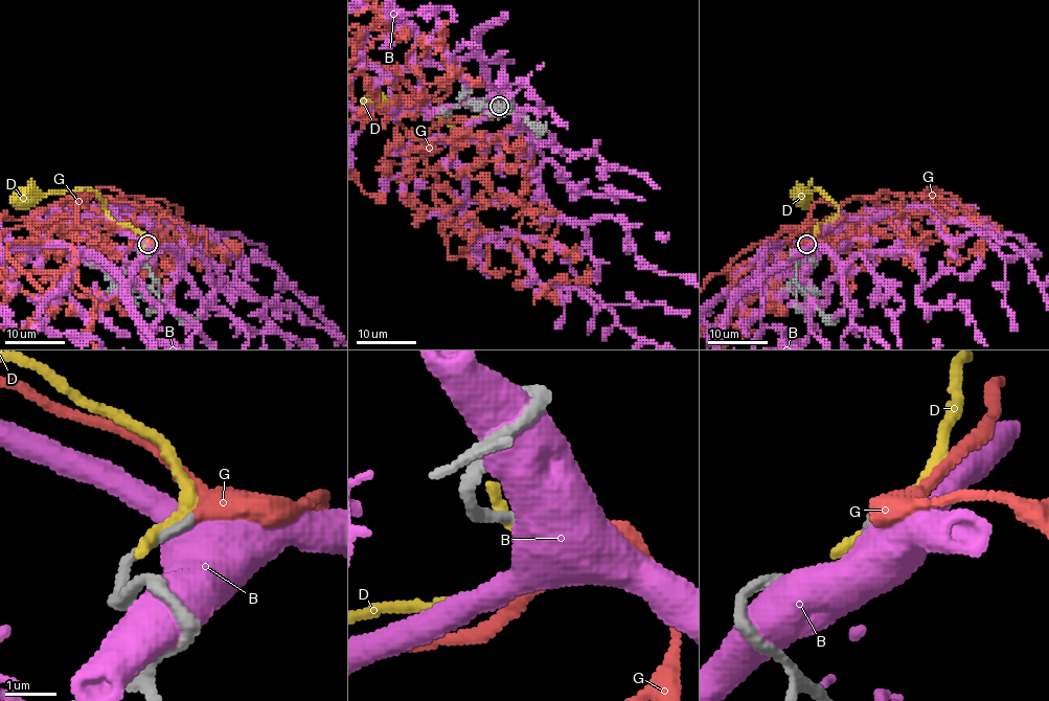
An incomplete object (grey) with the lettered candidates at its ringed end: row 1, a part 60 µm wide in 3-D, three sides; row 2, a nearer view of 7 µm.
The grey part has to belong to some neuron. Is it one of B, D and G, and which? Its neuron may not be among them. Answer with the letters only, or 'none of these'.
G

